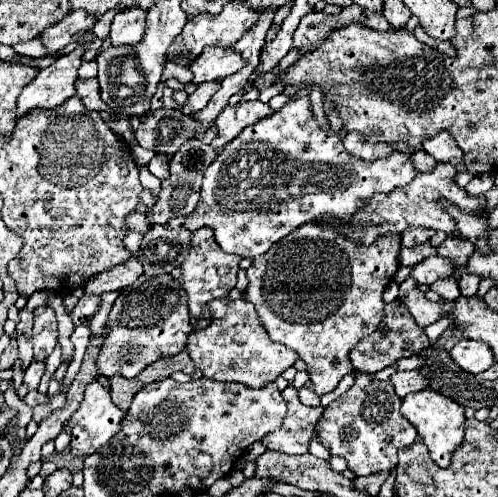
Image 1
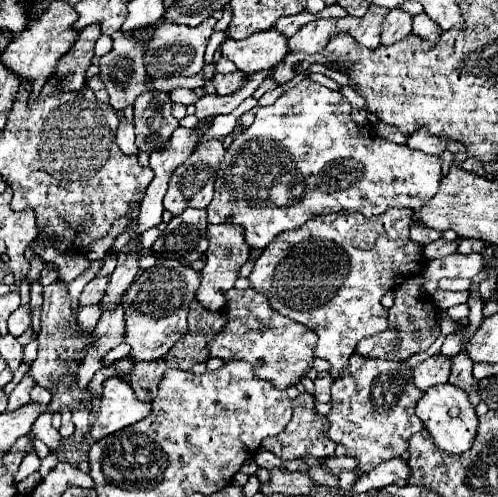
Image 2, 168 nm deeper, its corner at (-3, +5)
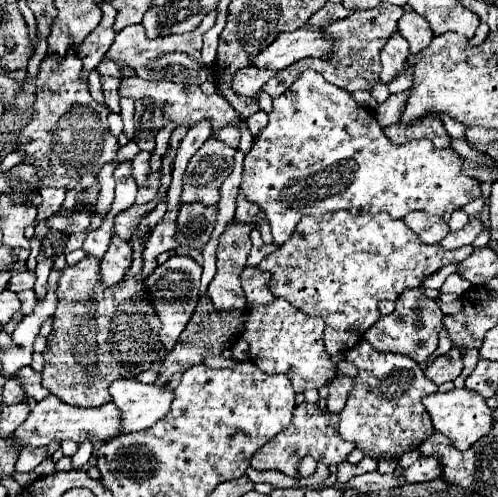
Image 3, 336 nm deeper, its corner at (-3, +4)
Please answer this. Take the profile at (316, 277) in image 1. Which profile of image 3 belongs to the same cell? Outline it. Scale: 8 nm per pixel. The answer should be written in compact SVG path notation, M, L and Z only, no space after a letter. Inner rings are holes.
M346 210L332 212L332 216L304 216L300 224L296 226L296 232L288 240L288 244L282 244L276 248L270 256L266 256L258 268L262 272L270 272L272 280L272 292L296 308L300 308L308 316L320 316L326 322L324 330L324 344L326 350L334 356L338 352L352 350L362 338L364 332L380 318L378 302L380 300L396 300L402 292L410 288L422 286L422 282L440 270L446 264L464 260L474 246L464 246L458 250L444 250L440 244L422 244L410 228L406 228L404 220L394 220L388 214L364 214L364 216L352 216Z

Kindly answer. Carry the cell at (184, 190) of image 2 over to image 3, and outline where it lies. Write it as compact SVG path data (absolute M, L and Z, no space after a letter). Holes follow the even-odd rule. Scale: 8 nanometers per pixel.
M210 136L188 164L184 174L182 202L190 204L200 200L206 206L218 204L220 186L234 170L234 154L236 148Z

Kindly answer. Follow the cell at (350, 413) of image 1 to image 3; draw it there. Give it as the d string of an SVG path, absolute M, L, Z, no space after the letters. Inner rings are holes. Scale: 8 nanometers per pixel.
M366 340L346 352L346 360L358 366L354 390L340 412L340 436L350 440L374 460L398 460L402 454L418 448L434 428L422 404L422 396L438 392L438 386L424 376L424 370L404 354L384 354L374 350Z

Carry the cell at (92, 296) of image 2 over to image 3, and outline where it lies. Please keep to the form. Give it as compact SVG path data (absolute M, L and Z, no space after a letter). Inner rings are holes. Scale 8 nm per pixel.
M112 236L110 248L102 258L102 282L118 284L132 264L132 244Z

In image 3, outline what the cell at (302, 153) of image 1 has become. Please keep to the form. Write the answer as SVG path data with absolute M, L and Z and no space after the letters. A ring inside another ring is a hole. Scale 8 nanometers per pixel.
M308 70L308 72L304 72L304 74L280 96L280 98L274 100L274 110L272 110L272 114L270 114L268 126L260 132L260 136L258 136L258 138L254 140L254 144L252 144L252 150L250 150L248 156L244 158L244 174L242 174L242 184L240 184L240 190L238 190L238 192L240 192L240 194L246 194L248 200L252 200L252 202L256 202L256 204L260 206L264 218L268 220L268 224L270 224L270 228L272 228L274 242L276 242L276 244L284 244L284 242L292 236L292 232L294 232L296 224L300 222L300 218L306 216L306 214L310 214L310 216L322 216L322 214L328 214L328 212L346 210L346 212L350 212L352 216L388 212L392 218L404 218L404 216L406 216L408 212L412 212L412 210L424 210L424 212L438 214L438 216L442 216L444 212L454 212L454 210L462 208L464 204L472 202L474 198L482 196L480 182L478 182L476 178L466 176L466 174L462 172L462 164L464 164L464 158L462 158L456 150L452 150L450 146L448 146L448 148L434 148L434 144L432 144L430 140L412 140L412 142L408 142L408 144L404 144L404 146L394 144L392 140L386 138L386 134L384 134L384 130L380 128L380 124L376 122L374 114L370 114L366 108L362 108L360 104L356 104L354 98L352 98L352 94L350 94L348 90L338 88L338 86L326 82L316 70Z

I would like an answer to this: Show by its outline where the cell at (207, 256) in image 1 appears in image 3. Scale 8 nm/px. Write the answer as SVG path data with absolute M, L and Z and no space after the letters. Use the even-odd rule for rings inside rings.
M228 224L220 236L216 252L216 276L208 288L208 296L216 310L244 308L246 296L240 286L240 272L246 266L252 248L250 232L255 224Z

